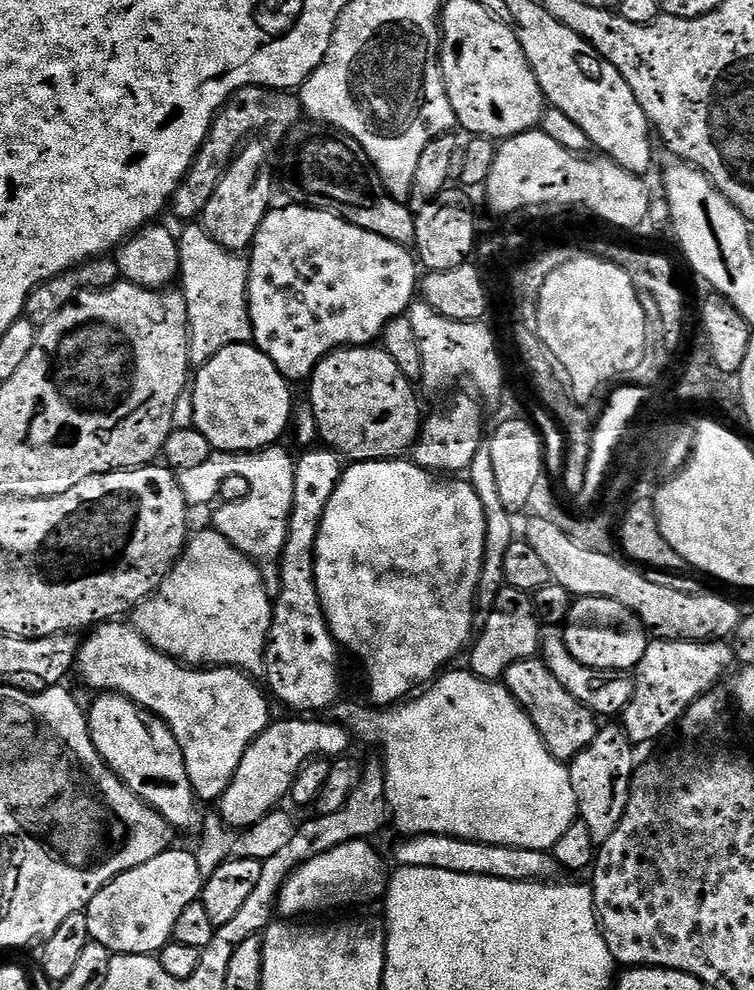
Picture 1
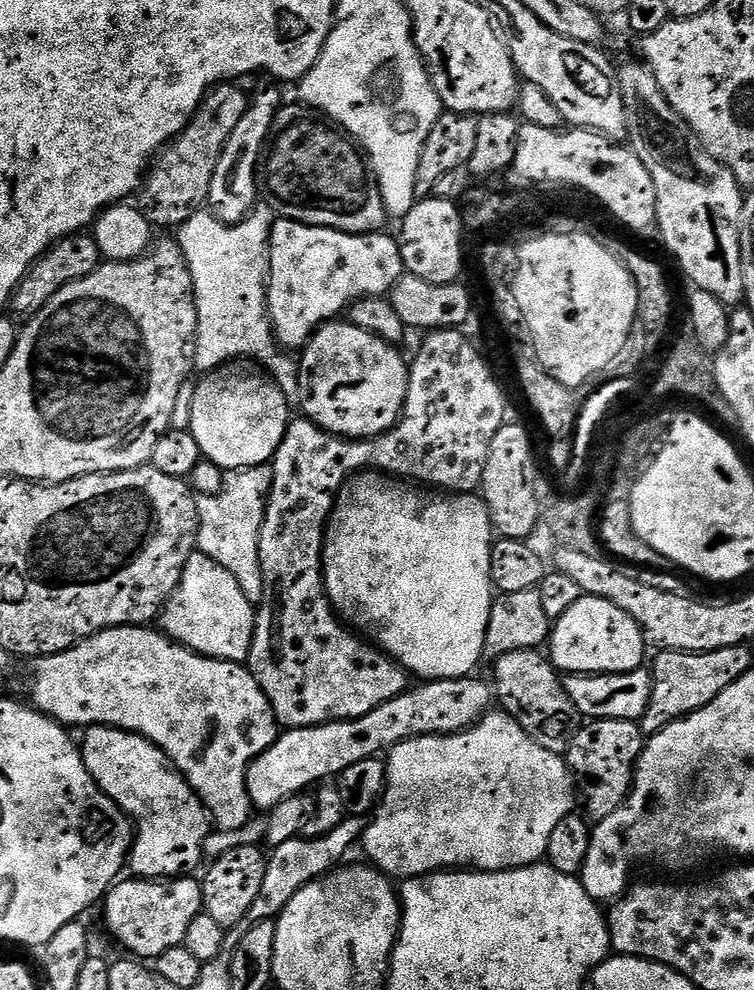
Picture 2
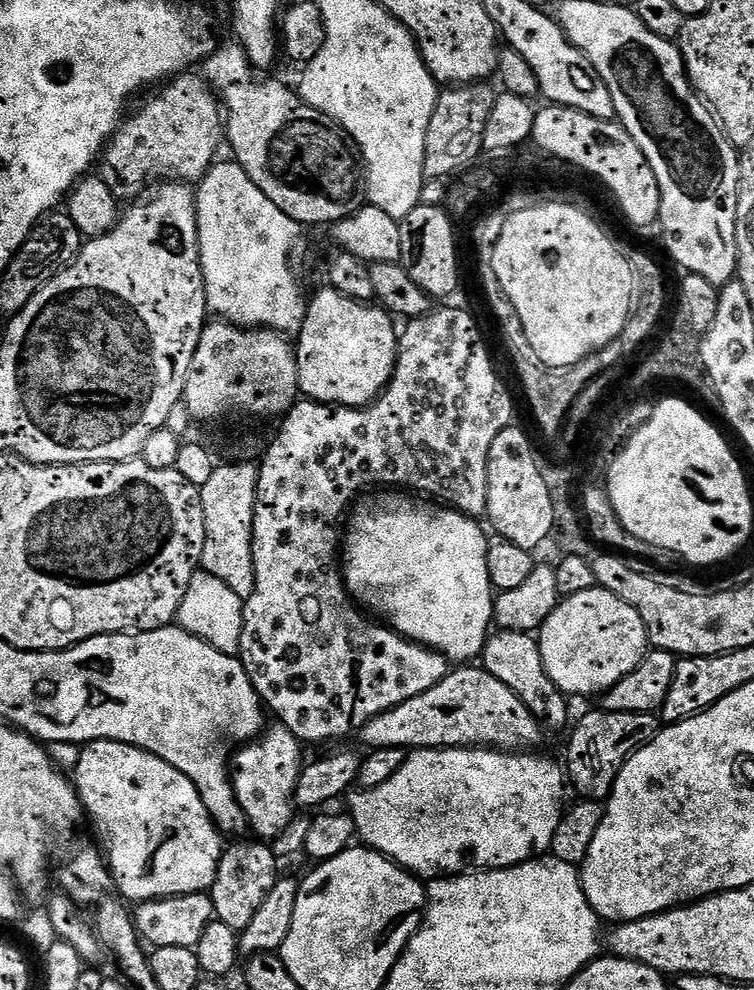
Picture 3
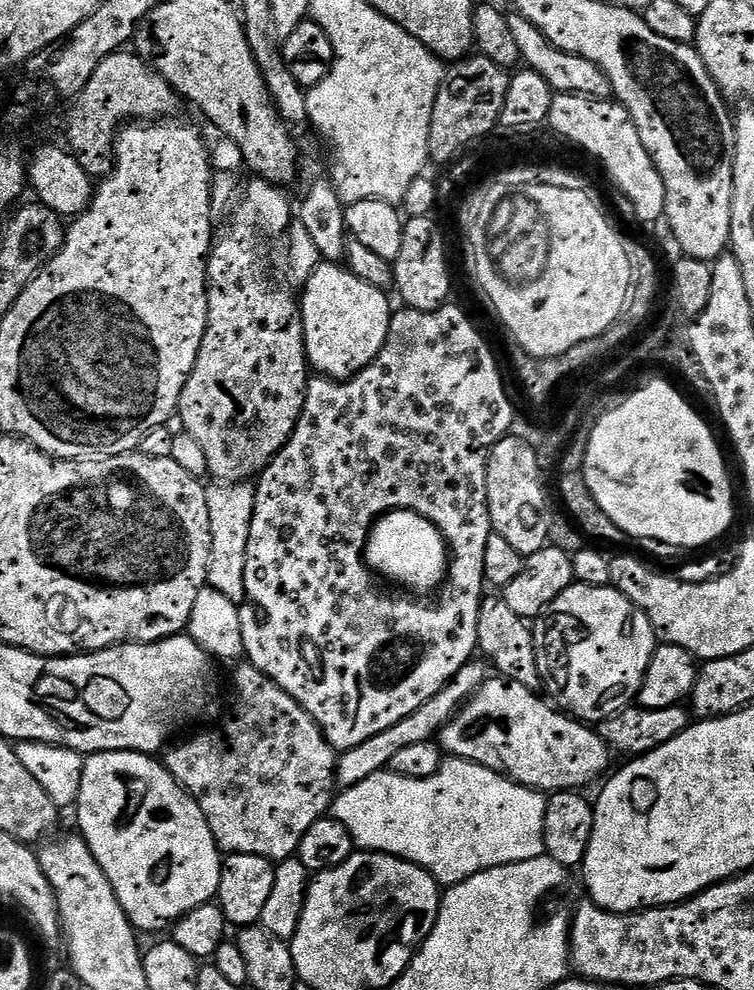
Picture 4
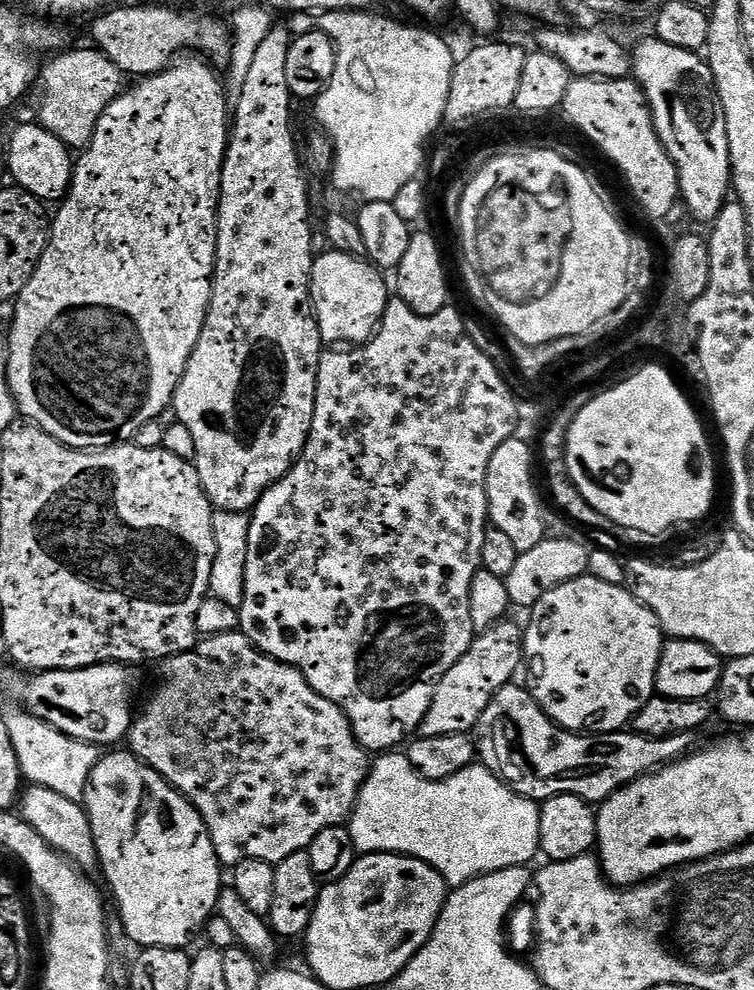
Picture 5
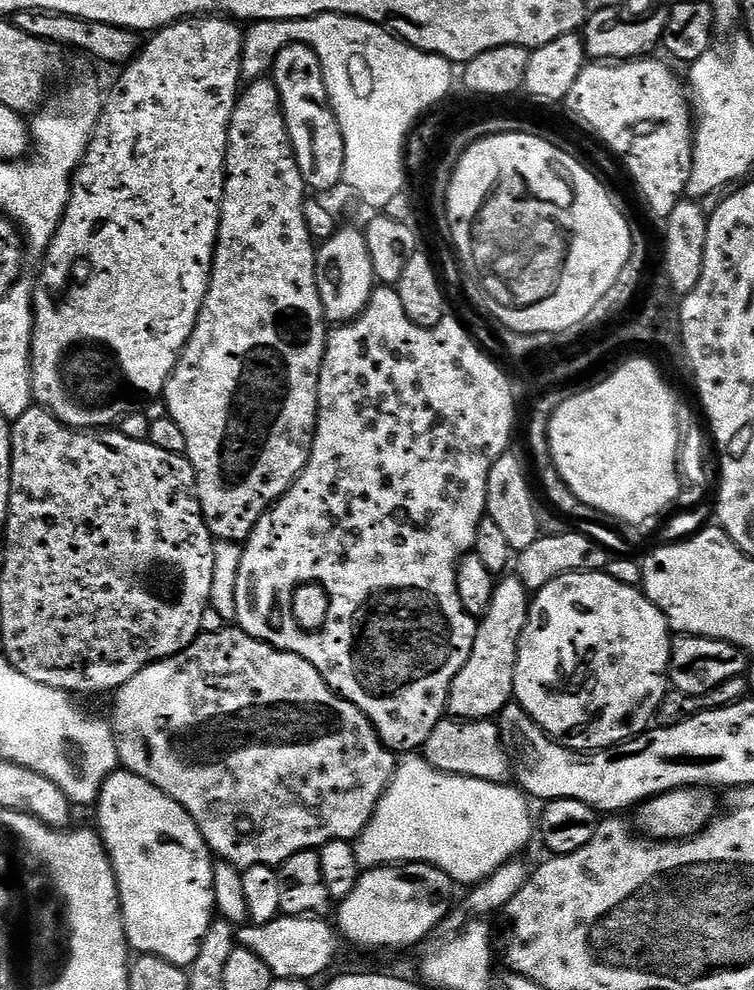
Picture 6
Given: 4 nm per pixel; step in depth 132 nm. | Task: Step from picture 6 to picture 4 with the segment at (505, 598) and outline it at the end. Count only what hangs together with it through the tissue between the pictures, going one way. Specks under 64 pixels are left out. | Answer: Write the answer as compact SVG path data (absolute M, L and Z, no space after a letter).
M469 662L466 666L462 666L462 670L458 670L456 678L450 681L445 688L438 690L438 694L434 694L434 698L430 698L422 706L418 706L418 710L414 710L414 714L406 714L406 718L402 718L402 722L394 722L394 726L390 726L390 730L381 730L379 734L374 734L374 738L366 738L366 742L339 753L336 761L337 785L341 789L346 789L370 778L376 772L385 771L390 758L394 758L396 751L410 746L411 743L426 742L439 734L444 729L445 722L451 720L456 711L484 685L485 680L489 679L489 669L483 663L480 663L481 665L476 663Z

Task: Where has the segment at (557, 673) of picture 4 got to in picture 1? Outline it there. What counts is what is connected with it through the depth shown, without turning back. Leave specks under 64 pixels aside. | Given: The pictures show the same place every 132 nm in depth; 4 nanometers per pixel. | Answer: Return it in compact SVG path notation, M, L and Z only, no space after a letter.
M582 596L573 603L562 639L568 645L570 654L574 654L580 664L613 670L635 669L642 654L646 654L646 646L650 642L644 625L634 613L626 610L626 606L610 598L597 596Z

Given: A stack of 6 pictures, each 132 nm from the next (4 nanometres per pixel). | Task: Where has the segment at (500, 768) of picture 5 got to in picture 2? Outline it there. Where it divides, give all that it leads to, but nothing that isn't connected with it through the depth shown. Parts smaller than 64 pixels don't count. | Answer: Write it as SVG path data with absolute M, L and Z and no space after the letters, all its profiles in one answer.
M476 679L420 682L417 683L417 688L416 685L409 687L408 691L398 698L390 698L390 702L382 702L382 706L370 710L370 714L362 718L334 720L330 724L315 724L281 731L276 741L248 767L246 778L248 797L252 799L257 809L271 810L278 806L278 802L303 793L305 791L303 788L311 789L329 778L339 777L340 772L346 770L346 766L354 766L354 762L362 762L362 758L380 756L385 750L391 750L393 746L401 744L404 740L413 740L415 736L448 736L453 732L463 732L465 728L472 727L494 704L493 689L489 685L487 688L482 681Z

